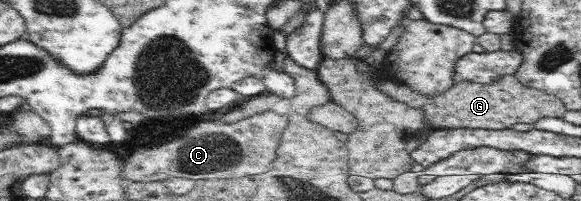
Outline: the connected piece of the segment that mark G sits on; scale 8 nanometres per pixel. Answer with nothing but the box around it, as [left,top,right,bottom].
[376,74,564,130]

